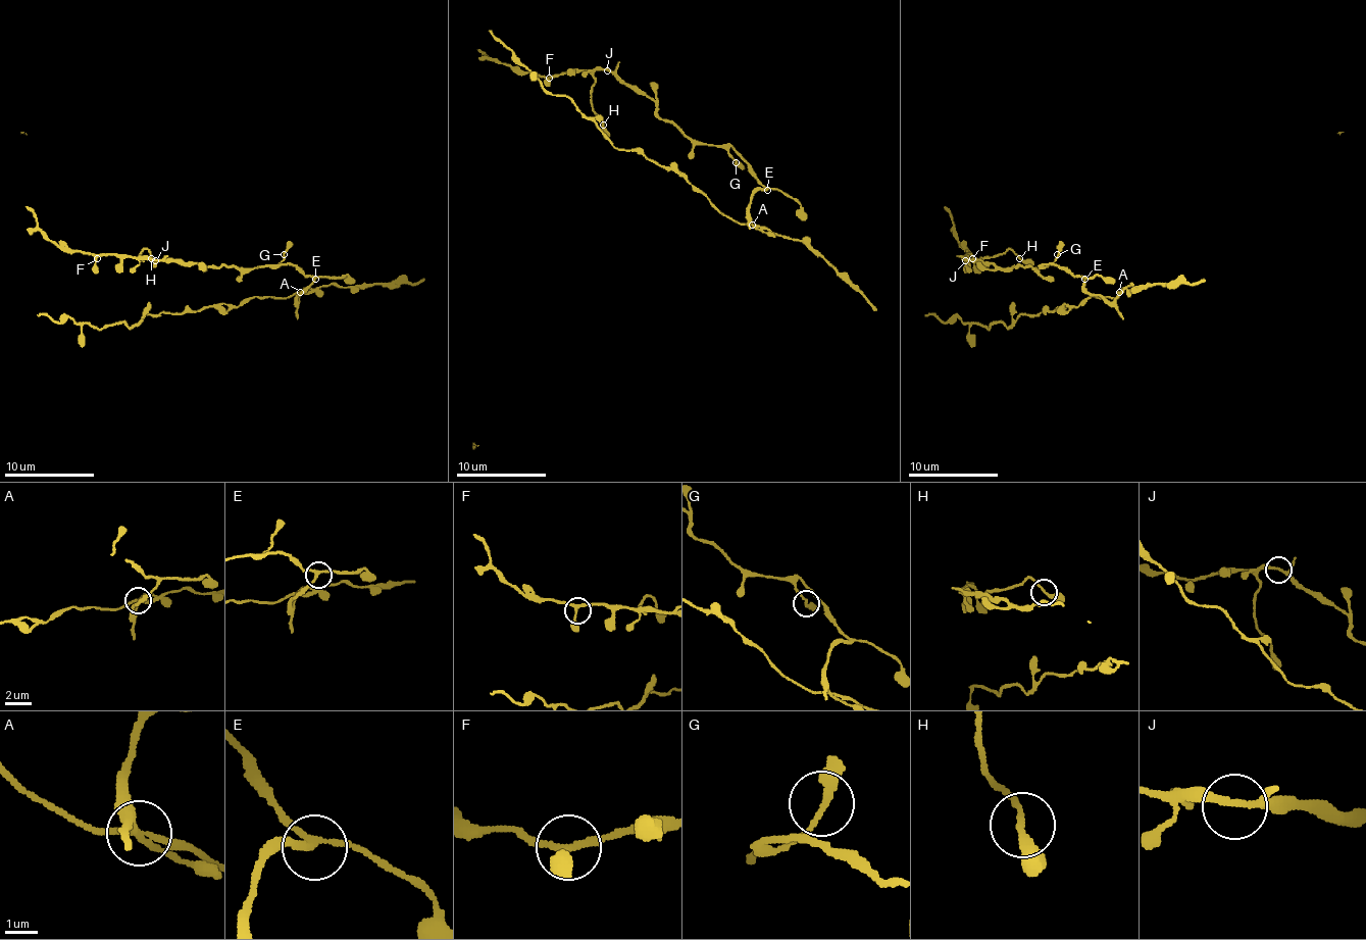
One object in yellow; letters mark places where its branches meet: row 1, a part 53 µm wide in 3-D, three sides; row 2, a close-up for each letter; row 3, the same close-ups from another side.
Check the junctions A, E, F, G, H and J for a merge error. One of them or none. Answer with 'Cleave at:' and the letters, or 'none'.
Cleave at: A

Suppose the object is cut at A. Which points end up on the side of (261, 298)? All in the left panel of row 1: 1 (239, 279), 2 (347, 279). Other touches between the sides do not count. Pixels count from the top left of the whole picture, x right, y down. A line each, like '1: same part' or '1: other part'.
1: other part
2: other part

